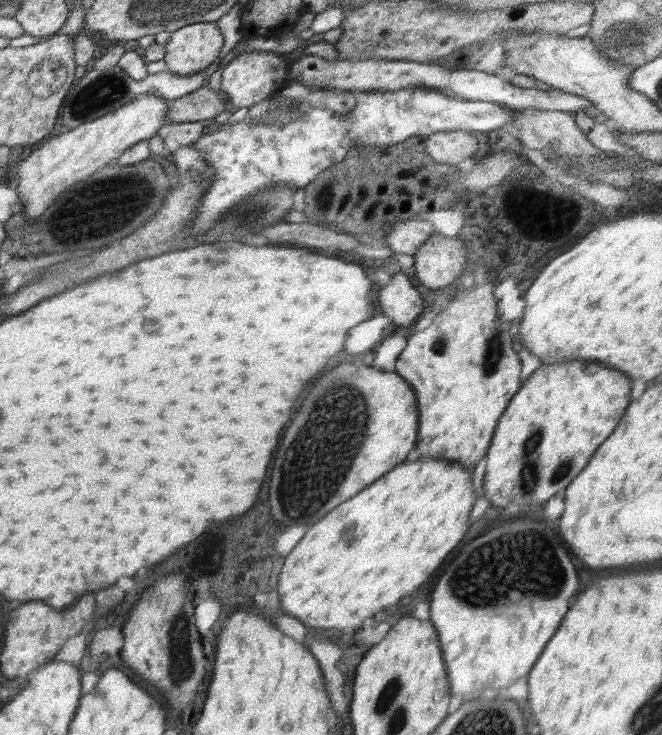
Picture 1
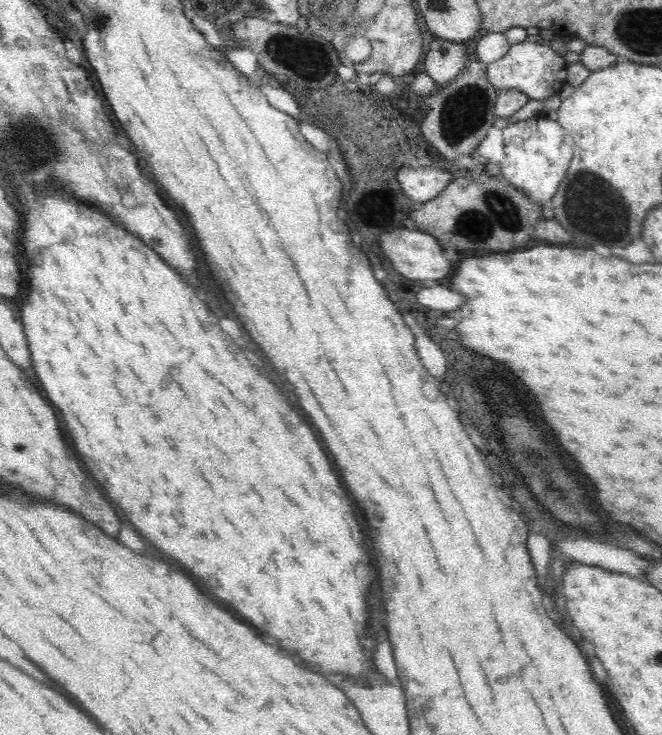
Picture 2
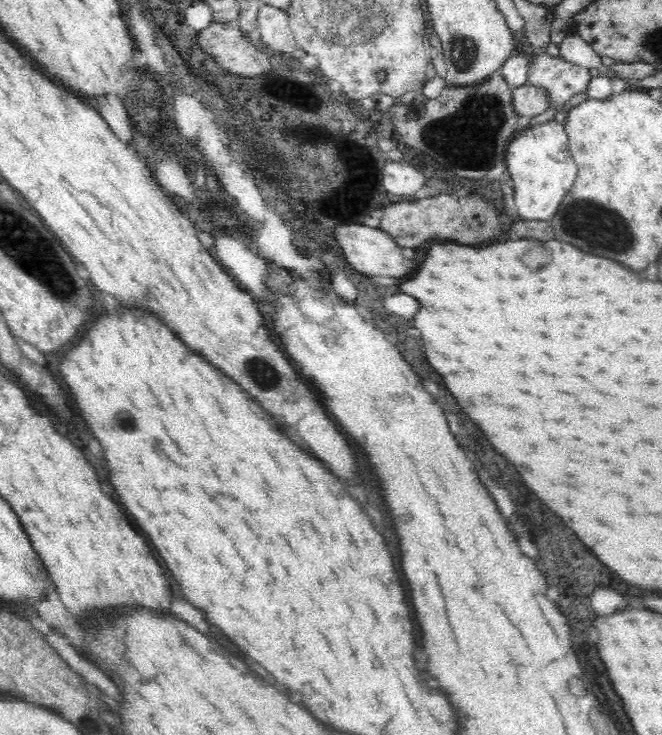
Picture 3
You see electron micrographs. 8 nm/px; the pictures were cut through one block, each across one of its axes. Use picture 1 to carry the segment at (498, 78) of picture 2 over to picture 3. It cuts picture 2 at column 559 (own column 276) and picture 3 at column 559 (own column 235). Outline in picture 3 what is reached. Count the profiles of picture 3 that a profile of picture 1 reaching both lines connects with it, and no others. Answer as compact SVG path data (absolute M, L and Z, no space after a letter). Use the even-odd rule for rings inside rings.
M534 52L528 61L528 84L548 91L550 107L562 106L574 94L580 94L588 88L592 76L590 69L566 62L560 56Z

